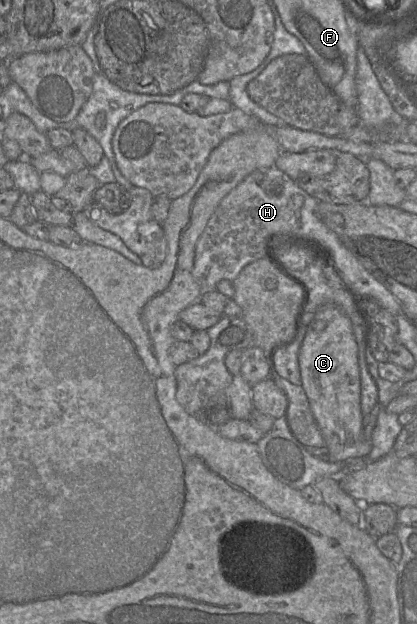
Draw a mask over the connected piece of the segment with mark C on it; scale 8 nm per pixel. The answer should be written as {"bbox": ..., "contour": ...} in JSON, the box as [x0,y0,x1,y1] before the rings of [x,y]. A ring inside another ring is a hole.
{"bbox":[299,305,372,462],"contour":[[[323,305],[309,324],[299,350],[302,385],[311,411],[326,442],[330,462],[364,457],[372,449],[362,431],[361,378],[358,347],[351,320],[335,305]]]}

